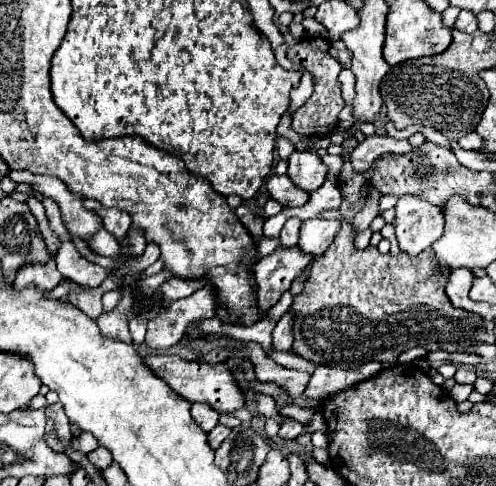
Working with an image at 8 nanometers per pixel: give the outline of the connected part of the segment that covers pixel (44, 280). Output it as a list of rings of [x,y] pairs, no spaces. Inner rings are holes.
[[[50,259],[46,263],[26,263],[26,265],[22,265],[20,271],[16,273],[14,285],[16,285],[16,289],[20,289],[20,287],[34,283],[42,291],[52,291],[60,283],[60,279],[62,279],[62,275],[56,269],[56,261]]]

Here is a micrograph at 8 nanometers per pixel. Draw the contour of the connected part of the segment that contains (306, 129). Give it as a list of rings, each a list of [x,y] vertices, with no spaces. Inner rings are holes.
[[[314,37],[314,39],[302,39],[286,51],[286,57],[292,63],[304,65],[304,69],[314,77],[312,97],[292,115],[292,129],[300,135],[328,135],[328,133],[334,133],[338,127],[338,113],[344,107],[342,95],[340,95],[340,81],[338,81],[342,65],[328,53],[328,49],[330,49],[328,39]]]

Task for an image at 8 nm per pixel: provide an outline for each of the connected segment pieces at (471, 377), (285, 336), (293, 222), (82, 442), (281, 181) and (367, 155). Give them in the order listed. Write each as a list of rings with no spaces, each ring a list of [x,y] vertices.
[[[460,367],[454,375],[456,383],[464,383],[464,385],[472,385],[476,381],[476,373],[470,367]]]
[[[287,311],[280,321],[276,324],[272,332],[273,349],[276,351],[289,351],[293,343],[292,325],[294,323],[294,316],[292,312]]]
[[[296,217],[288,219],[280,231],[280,247],[284,247],[284,249],[294,247],[296,239],[298,239],[298,229],[300,229],[300,219],[296,219]]]
[[[82,432],[80,437],[73,437],[71,445],[74,447],[74,450],[82,453],[90,453],[90,451],[94,451],[98,447],[96,439],[88,432]]]
[[[272,175],[266,181],[266,191],[272,199],[282,203],[282,207],[300,207],[310,199],[310,193],[304,189],[298,189],[288,175]]]
[[[372,135],[372,137],[366,137],[362,143],[358,143],[358,147],[352,151],[352,165],[356,171],[370,171],[372,163],[386,155],[386,153],[408,153],[412,147],[410,143],[404,139],[404,141],[398,141],[390,135]]]

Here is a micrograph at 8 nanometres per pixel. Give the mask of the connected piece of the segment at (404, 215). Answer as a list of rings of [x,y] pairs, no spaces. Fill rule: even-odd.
[[[404,195],[396,205],[396,239],[404,253],[410,257],[420,255],[424,249],[432,247],[444,231],[442,213],[430,203]]]

